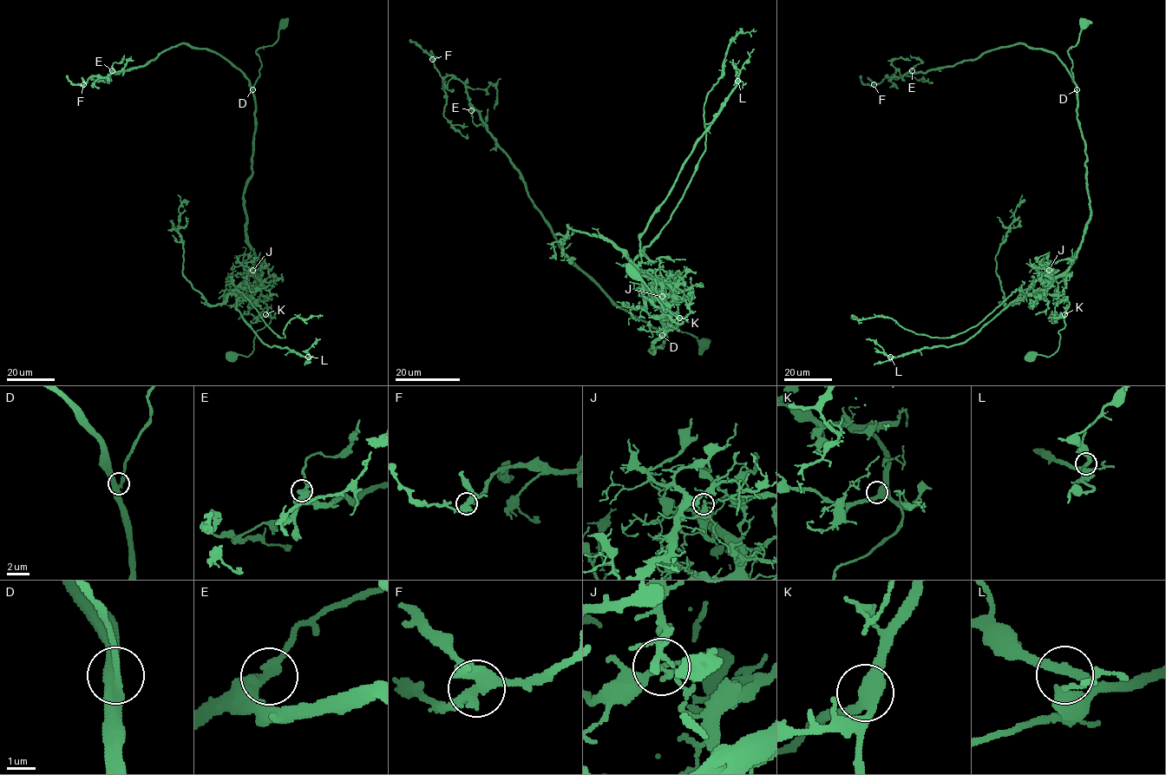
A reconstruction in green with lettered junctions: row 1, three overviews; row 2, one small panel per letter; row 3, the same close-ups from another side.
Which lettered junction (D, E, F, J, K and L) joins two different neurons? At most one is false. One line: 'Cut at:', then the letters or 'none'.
Cut at: J

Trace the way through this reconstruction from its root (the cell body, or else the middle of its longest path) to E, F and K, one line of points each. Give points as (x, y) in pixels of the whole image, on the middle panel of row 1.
E: (631, 273), (664, 311), (686, 317), (653, 316), (665, 319), (652, 352), (666, 335), (568, 258), (471, 110)
F: (631, 273), (686, 317), (653, 316), (665, 319), (652, 352), (666, 335), (568, 258), (466, 86), (432, 59)
K: (631, 273), (644, 282), (664, 311), (667, 309), (680, 318), (686, 317), (679, 318)

